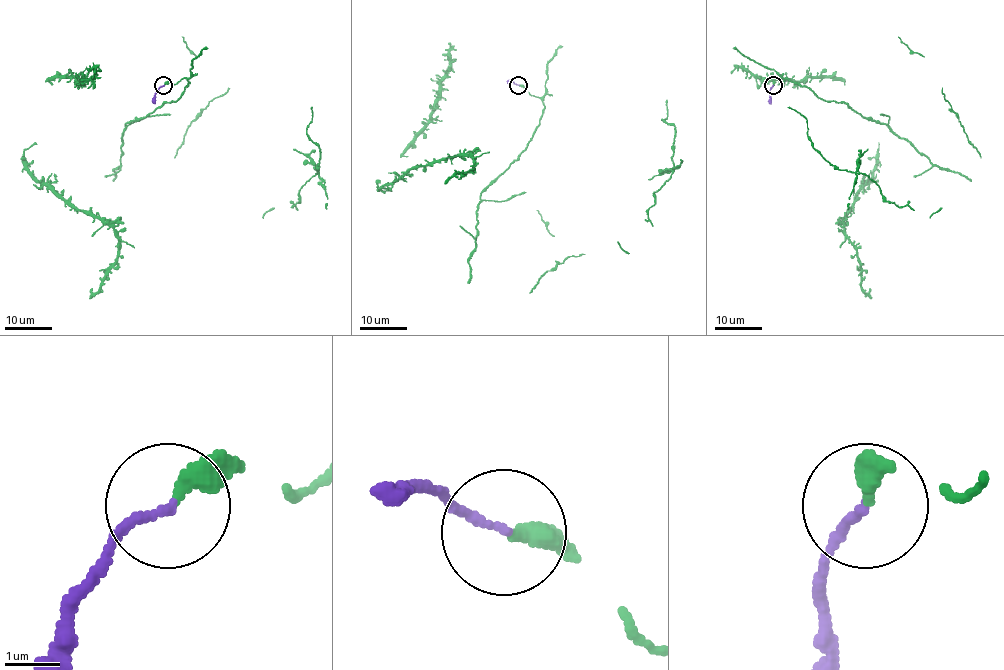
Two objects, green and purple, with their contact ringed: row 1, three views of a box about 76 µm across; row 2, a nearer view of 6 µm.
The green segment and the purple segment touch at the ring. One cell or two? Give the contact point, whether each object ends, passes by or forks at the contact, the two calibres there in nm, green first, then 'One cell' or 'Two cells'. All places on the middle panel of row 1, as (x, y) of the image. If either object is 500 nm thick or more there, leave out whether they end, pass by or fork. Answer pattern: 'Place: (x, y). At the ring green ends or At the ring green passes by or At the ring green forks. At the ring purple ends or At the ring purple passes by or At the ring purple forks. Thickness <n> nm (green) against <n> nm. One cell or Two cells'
Place: (518, 85). At the ring green ends. At the ring purple ends. Thickness 360 nm (green) against 140 nm. One cell

